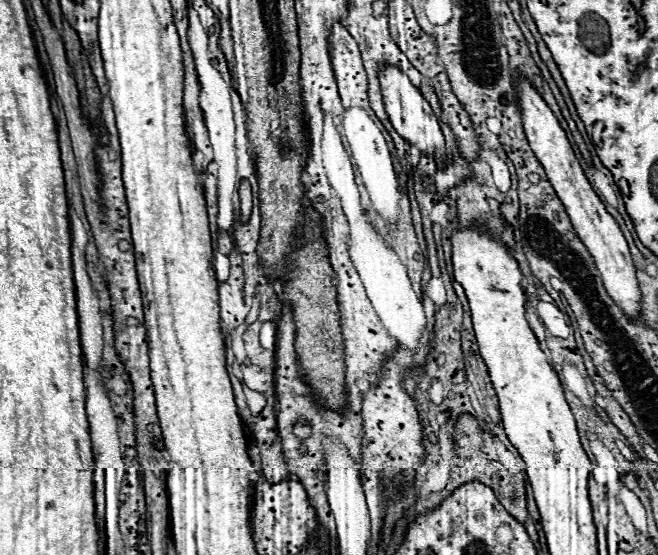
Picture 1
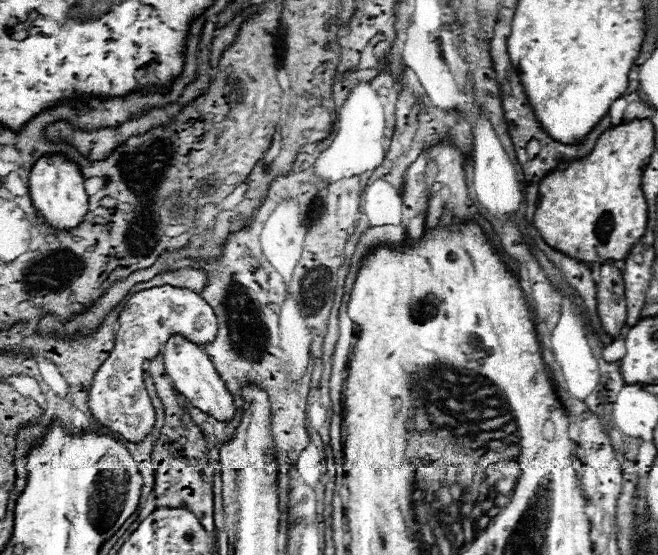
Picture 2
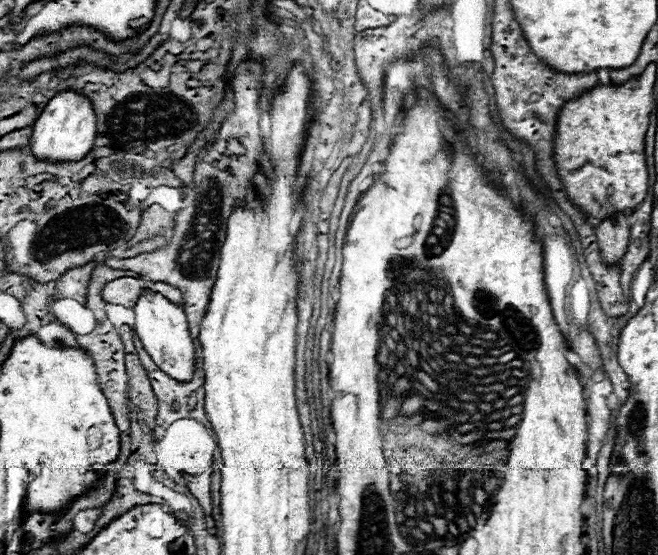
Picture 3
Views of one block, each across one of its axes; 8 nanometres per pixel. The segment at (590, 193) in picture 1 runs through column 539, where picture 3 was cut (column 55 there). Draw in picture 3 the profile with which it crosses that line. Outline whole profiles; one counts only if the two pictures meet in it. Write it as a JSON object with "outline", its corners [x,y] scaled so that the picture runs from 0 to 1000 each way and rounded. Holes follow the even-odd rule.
{"outline":[[[116,162],[88,166],[64,198],[61,213],[52,220],[52,238],[46,249],[46,270],[58,285],[73,288],[122,288],[143,259],[146,249],[146,202],[128,169]]]}

